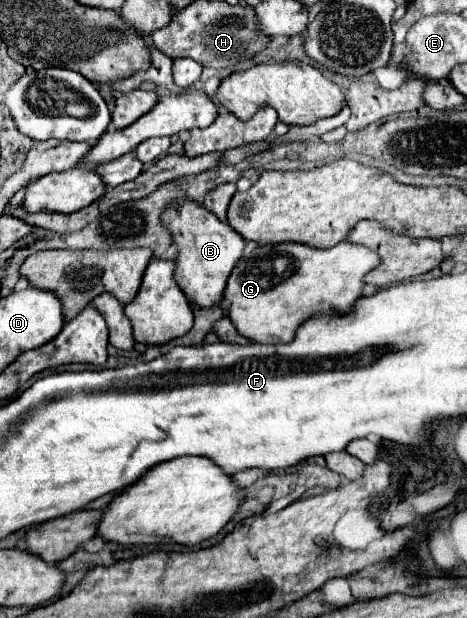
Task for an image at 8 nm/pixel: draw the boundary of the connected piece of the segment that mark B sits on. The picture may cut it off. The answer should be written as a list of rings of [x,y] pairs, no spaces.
[[[187,198],[173,202],[173,206],[169,206],[161,214],[161,222],[171,232],[173,244],[177,246],[175,282],[179,284],[179,288],[193,304],[201,308],[219,304],[227,278],[245,248],[245,240],[241,238],[241,234],[237,234],[227,222],[221,222],[205,206],[199,206],[197,202],[191,202]]]

